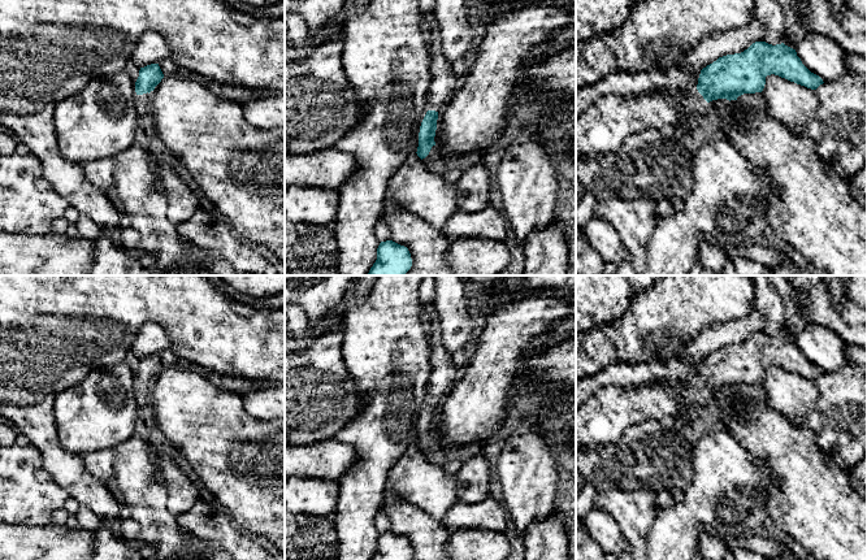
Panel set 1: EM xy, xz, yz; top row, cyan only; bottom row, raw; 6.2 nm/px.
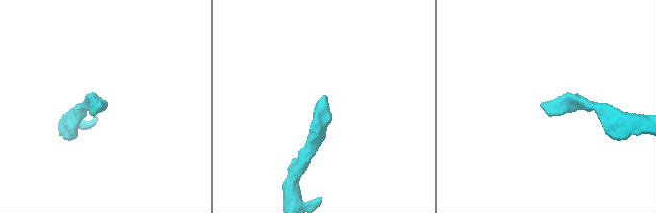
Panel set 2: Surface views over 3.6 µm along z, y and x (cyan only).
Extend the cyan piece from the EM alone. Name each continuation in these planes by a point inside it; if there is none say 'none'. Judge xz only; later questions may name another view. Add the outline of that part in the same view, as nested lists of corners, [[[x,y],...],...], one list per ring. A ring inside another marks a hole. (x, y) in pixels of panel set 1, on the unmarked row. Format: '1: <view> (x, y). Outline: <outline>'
1: xz (443, 373). Outline: [[[429,308],[432,317],[432,333],[429,337],[430,347],[430,385],[426,392],[428,401],[439,403],[452,388],[460,370],[454,365],[451,353],[442,343],[441,325],[437,311]]]

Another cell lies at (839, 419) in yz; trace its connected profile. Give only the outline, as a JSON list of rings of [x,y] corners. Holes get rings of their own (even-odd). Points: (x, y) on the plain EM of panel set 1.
[[[848,361],[841,369],[820,375],[815,383],[819,396],[812,409],[802,418],[788,420],[806,426],[825,459],[849,473],[867,455],[867,364]]]

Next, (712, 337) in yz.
[[[753,308],[742,320],[715,322],[702,327],[697,337],[676,353],[675,359],[703,360],[719,348],[744,343],[755,333],[764,333],[764,318]]]

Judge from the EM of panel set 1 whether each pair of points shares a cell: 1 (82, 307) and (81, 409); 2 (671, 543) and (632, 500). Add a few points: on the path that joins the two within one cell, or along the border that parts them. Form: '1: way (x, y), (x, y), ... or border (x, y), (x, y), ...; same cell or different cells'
1: border (107, 365), (94, 368), (81, 381), (66, 389); different cells
2: border (660, 508), (649, 529), (645, 546); different cells

